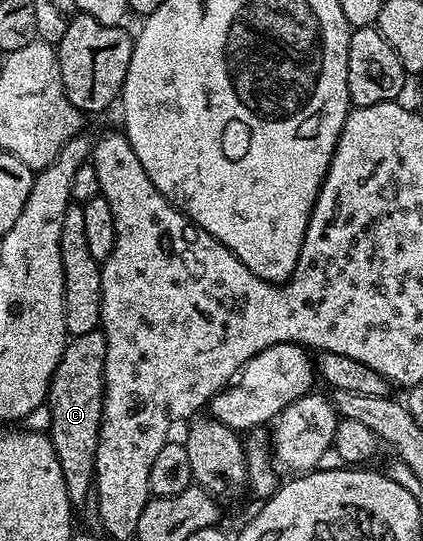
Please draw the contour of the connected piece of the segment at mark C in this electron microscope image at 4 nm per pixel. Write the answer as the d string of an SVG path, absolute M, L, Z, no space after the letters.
M101 329L88 332L84 336L73 336L66 343L66 350L56 364L56 372L50 381L48 405L50 408L50 429L48 437L56 456L60 460L60 468L64 472L64 484L68 488L68 500L71 507L78 508L86 502L86 496L92 492L94 482L94 457L100 436L102 423L102 399L106 396L106 385L102 383L104 372L104 356L106 355L106 337Z

